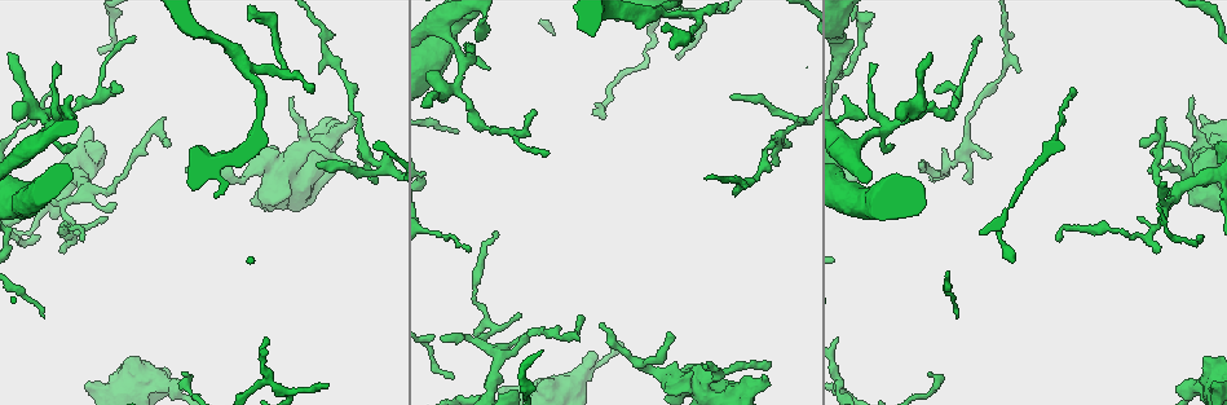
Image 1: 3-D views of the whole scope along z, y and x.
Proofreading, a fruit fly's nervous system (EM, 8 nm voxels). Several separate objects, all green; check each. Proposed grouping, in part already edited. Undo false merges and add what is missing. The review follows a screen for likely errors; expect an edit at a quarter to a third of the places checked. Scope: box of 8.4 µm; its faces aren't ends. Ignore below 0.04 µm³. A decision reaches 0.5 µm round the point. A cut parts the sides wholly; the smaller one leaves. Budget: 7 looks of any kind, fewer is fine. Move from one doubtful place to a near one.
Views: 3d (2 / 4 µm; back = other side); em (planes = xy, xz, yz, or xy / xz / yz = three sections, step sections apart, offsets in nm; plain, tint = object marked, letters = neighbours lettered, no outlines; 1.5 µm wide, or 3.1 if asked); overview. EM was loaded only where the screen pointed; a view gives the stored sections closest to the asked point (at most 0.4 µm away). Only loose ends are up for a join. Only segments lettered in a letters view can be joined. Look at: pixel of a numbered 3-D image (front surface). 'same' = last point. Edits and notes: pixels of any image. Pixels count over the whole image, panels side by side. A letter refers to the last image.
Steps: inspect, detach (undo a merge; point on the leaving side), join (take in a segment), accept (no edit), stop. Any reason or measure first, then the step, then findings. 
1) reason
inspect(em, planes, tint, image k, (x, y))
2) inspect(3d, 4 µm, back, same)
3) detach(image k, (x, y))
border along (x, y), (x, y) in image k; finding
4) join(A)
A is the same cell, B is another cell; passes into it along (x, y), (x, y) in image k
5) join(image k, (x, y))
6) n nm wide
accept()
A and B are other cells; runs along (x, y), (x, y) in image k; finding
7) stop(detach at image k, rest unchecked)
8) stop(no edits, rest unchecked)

stops while still wide
inspect(3d, 4 µm, image 1, (764, 375))

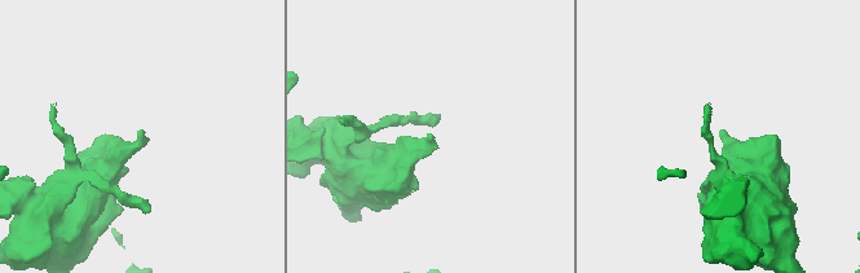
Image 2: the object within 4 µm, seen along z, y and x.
inspect(em, planes, tint, image 2, (428, 136))

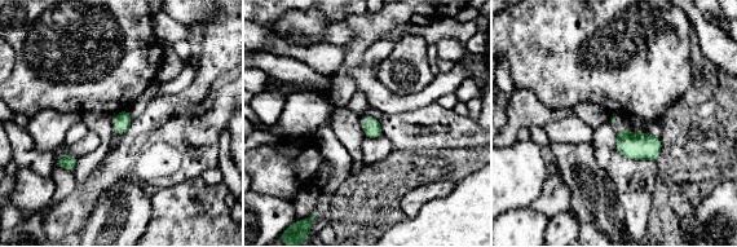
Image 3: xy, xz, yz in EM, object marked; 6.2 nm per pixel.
inspect(em, planes, letters, same)

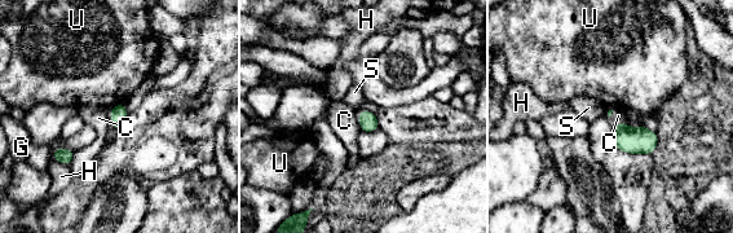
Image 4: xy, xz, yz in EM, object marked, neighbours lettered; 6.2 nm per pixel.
accept()
C, G, H, S and U are other cells; border along (643, 124), (613, 127) in image 4; no lettered segment goes on from it

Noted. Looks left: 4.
narrows sharply
inspect(3d, 2 µm, image 1, (360, 119))

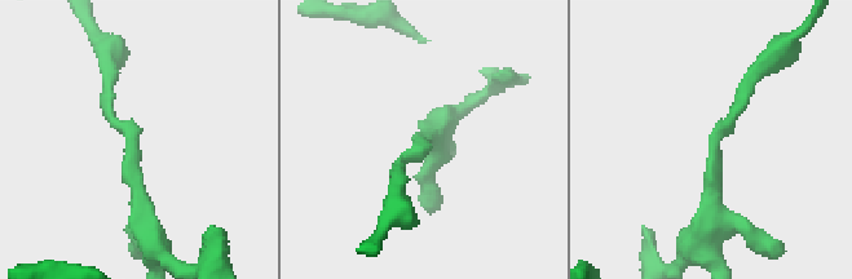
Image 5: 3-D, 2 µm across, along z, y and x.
need the tissue
inspect(em, planes, letters, image 5, (130, 135))

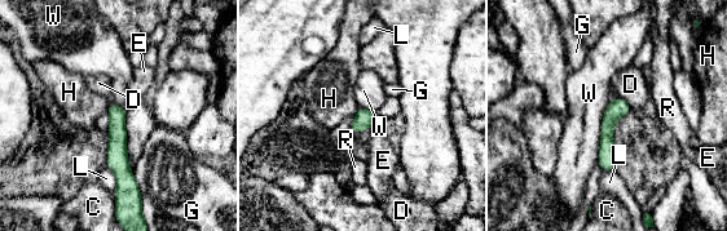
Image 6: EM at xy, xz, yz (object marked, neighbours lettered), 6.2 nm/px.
110 nm wide
accept()
C, D, E, G, H, L, R and W are other cells; border along (613, 98), (603, 115), (596, 161) in image 6; one neuron here

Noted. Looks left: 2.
narrows sharply
inspect(3d, 2 µm, back, image 1, (460, 74))

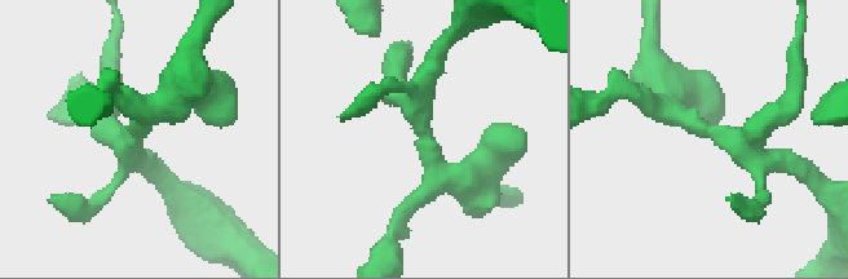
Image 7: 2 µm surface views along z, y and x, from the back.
inspect(em, planes, letters, image 7, (424, 139))

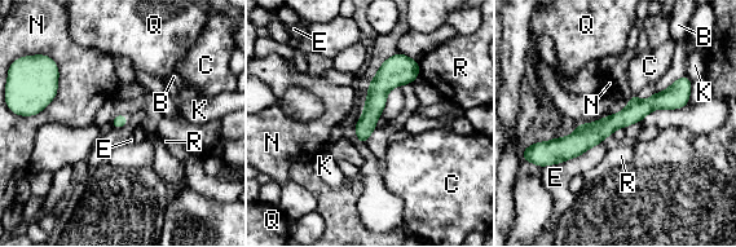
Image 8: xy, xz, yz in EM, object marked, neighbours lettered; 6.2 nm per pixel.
accept()
B, C, E, K, N, Q and R are other cells; border along (600, 142), (576, 157), (542, 168) in image 8; all the same neuron

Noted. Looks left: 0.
stop(no edits, rest unchecked)

